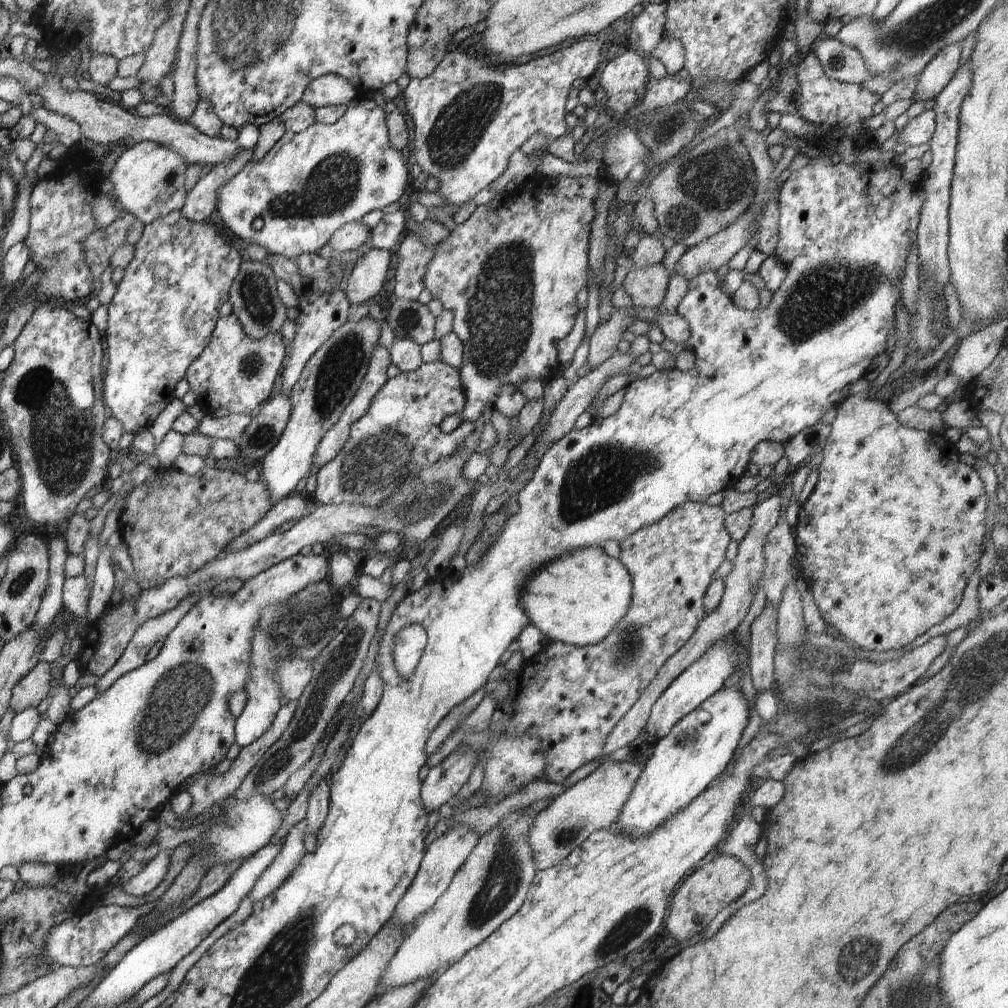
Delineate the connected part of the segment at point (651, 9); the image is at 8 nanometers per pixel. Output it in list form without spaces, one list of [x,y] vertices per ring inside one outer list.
[[[667,1],[648,4],[643,11],[631,21],[638,33],[639,50],[650,55],[658,46],[666,22]]]

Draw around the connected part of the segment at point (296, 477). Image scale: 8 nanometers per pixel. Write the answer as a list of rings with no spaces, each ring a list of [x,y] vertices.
[[[366,315],[356,321],[346,321],[337,328],[328,340],[310,357],[302,369],[298,382],[290,394],[292,412],[278,444],[258,463],[260,478],[267,486],[273,504],[296,492],[296,486],[302,478],[306,478],[313,466],[313,456],[322,437],[338,422],[346,405],[354,398],[360,383],[366,376],[370,359],[379,345],[380,321]]]

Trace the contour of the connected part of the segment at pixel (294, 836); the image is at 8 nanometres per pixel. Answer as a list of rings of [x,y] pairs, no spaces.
[[[308,821],[297,822],[290,830],[272,864],[257,878],[249,898],[259,901],[278,889],[290,873],[299,865],[305,852],[304,835],[309,831]]]

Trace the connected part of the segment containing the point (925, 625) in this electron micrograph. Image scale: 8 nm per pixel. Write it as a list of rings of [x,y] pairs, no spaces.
[[[849,394],[836,409],[837,415],[830,424],[830,436],[823,448],[822,464],[817,469],[818,483],[806,502],[801,505],[795,525],[797,572],[806,580],[809,590],[812,590],[816,606],[826,624],[832,624],[848,645],[866,648],[872,652],[896,650],[922,636],[933,626],[944,622],[946,617],[959,607],[967,580],[978,567],[983,551],[982,542],[987,534],[987,494],[974,466],[969,467],[960,462],[959,450],[944,434],[902,426],[887,402],[863,397],[862,394]]]

